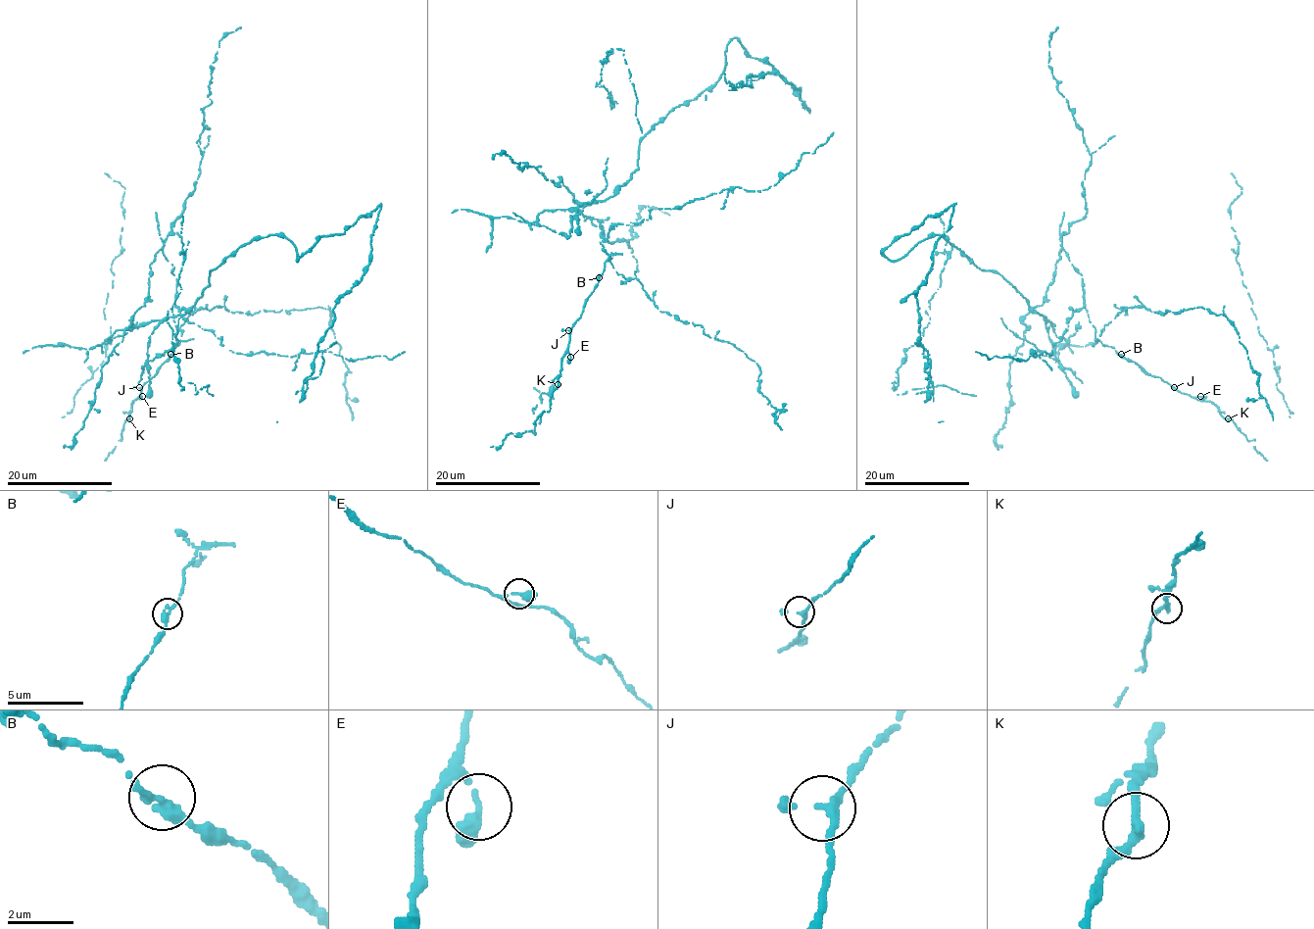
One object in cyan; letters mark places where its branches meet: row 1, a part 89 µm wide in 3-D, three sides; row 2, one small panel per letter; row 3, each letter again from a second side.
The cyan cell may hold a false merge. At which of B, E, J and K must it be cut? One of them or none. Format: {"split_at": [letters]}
{"split_at": ["B"]}

